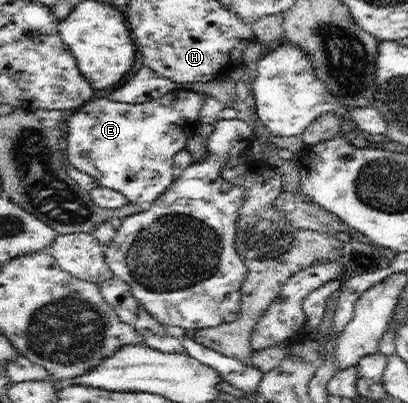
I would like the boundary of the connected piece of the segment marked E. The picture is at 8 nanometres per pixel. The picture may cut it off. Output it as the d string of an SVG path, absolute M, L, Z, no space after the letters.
M191 88L175 90L168 95L148 103L124 103L108 98L95 98L86 102L80 113L67 119L65 127L68 131L66 149L69 161L74 167L88 172L99 179L102 186L122 191L131 203L149 206L163 197L176 183L176 157L189 145L193 135L204 127L201 114L206 102L206 94Z

